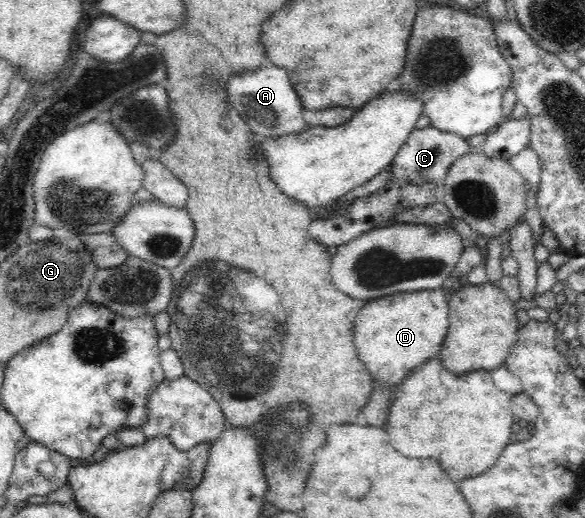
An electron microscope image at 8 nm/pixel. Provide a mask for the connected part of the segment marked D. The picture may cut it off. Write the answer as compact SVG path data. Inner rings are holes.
M443 287L435 290L399 292L396 295L383 296L381 299L367 301L365 308L361 308L355 320L355 346L361 362L371 372L373 380L381 382L387 387L397 387L410 374L411 370L429 358L437 357L445 335L448 334L448 299L449 292Z

